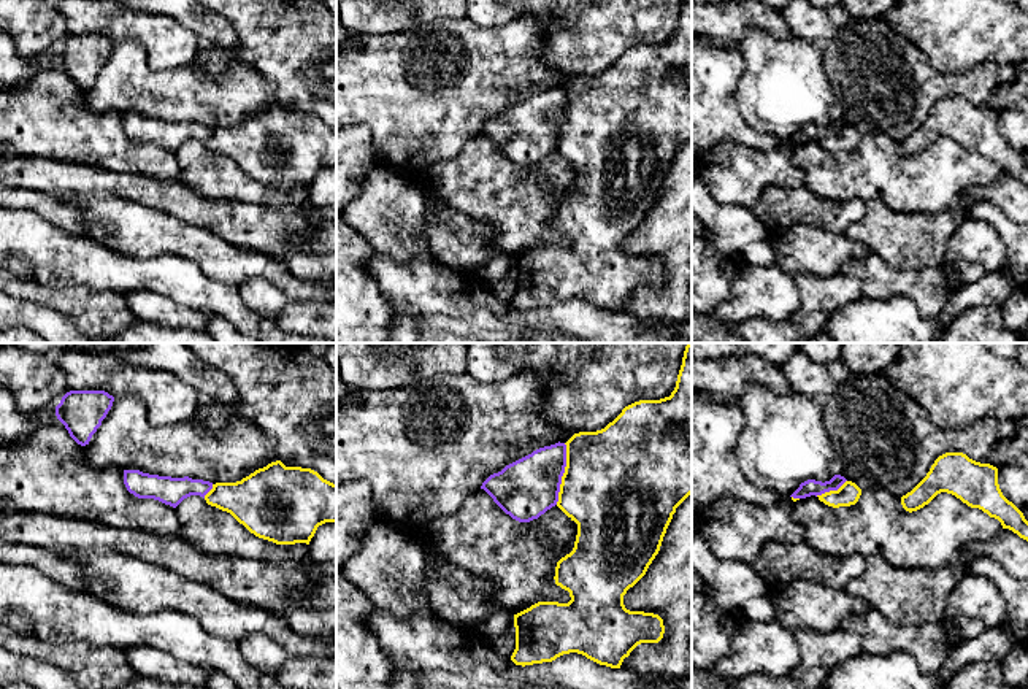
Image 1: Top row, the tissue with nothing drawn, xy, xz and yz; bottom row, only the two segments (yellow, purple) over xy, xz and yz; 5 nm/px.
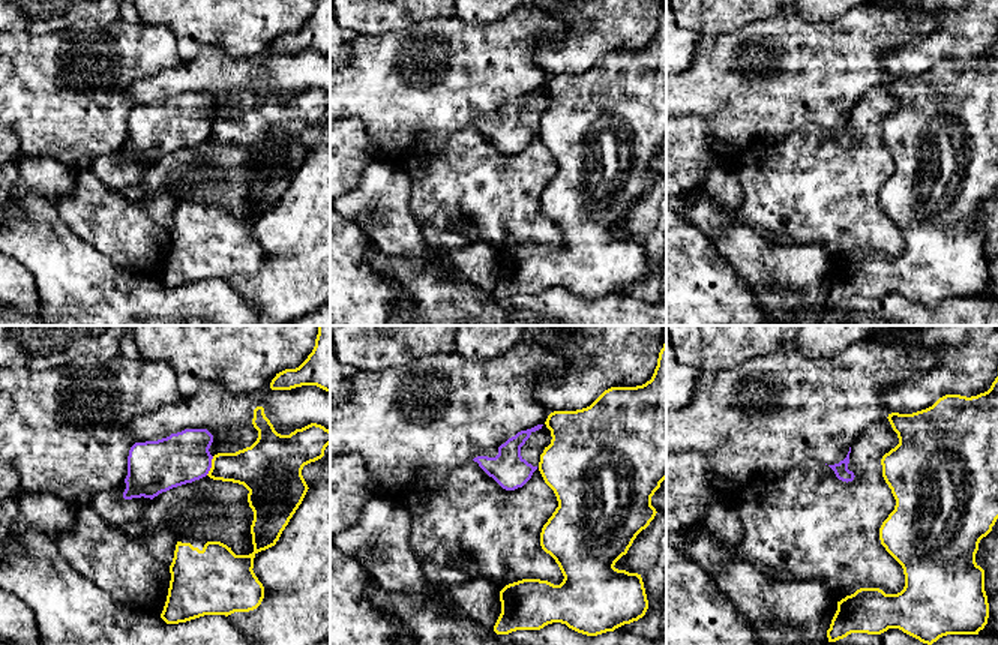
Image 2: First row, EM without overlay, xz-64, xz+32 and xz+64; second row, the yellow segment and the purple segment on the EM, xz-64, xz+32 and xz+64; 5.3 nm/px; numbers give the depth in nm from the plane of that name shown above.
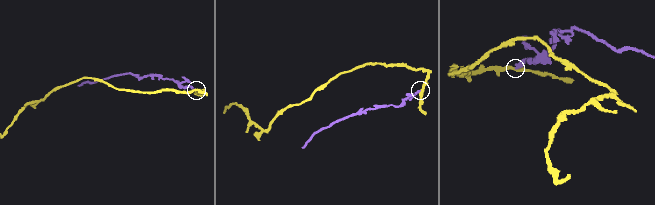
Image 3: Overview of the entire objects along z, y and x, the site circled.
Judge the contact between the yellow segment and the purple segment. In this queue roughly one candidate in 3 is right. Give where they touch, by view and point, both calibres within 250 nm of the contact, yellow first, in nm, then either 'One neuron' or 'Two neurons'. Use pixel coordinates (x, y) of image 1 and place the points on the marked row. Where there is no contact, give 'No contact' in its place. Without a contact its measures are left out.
Touches yellow at xz (563, 473). Thickness 500 nm (yellow) against 300 nm. Two neurons

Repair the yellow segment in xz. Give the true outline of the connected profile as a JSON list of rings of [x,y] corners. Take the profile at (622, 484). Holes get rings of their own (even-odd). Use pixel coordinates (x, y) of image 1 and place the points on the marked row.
[[[687,343],[676,387],[669,397],[639,400],[604,429],[574,433],[566,443],[566,467],[562,476],[557,506],[577,524],[574,548],[555,567],[555,584],[570,592],[568,603],[538,602],[514,614],[516,665],[552,662],[570,652],[611,668],[620,668],[625,657],[641,643],[663,638],[663,619],[654,613],[630,611],[623,595],[647,572],[660,551],[676,508],[692,494],[692,343]]]

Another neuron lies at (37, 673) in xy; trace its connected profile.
[[[0,648],[0,686],[14,683],[33,689],[82,689],[62,667]]]

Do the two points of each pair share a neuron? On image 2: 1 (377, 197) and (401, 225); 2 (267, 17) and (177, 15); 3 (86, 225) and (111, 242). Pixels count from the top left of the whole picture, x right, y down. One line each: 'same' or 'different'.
1: same
2: same
3: same

